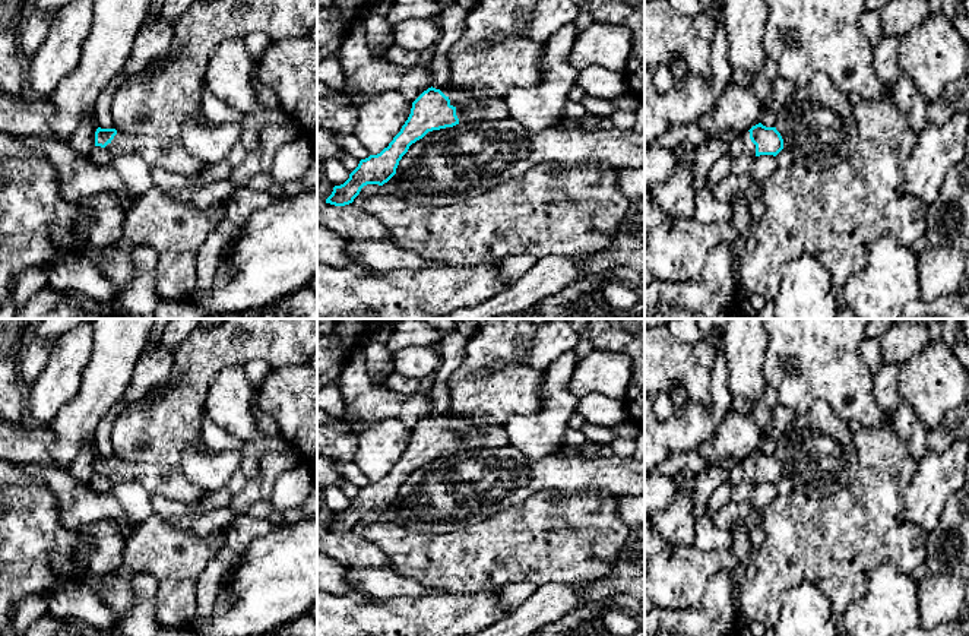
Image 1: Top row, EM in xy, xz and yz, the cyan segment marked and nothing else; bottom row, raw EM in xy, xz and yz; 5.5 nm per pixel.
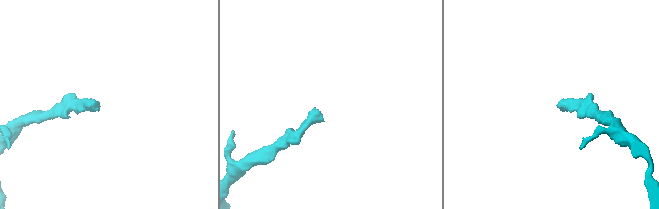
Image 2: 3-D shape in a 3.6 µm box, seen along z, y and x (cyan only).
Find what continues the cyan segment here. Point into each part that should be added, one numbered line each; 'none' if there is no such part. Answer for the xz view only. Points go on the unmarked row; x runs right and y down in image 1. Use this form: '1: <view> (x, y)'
1: xz (469, 436)

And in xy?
1: xy (167, 481)

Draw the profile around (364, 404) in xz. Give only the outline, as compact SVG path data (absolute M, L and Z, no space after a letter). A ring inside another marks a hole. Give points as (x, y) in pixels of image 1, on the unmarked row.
M361 348L352 354L343 367L338 385L345 405L345 414L338 420L345 424L361 424L364 430L384 418L398 418L414 430L433 412L431 389L419 387L406 395L386 386L373 386Z

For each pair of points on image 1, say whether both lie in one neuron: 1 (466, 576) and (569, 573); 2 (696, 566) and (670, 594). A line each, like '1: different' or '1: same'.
1: same
2: same

